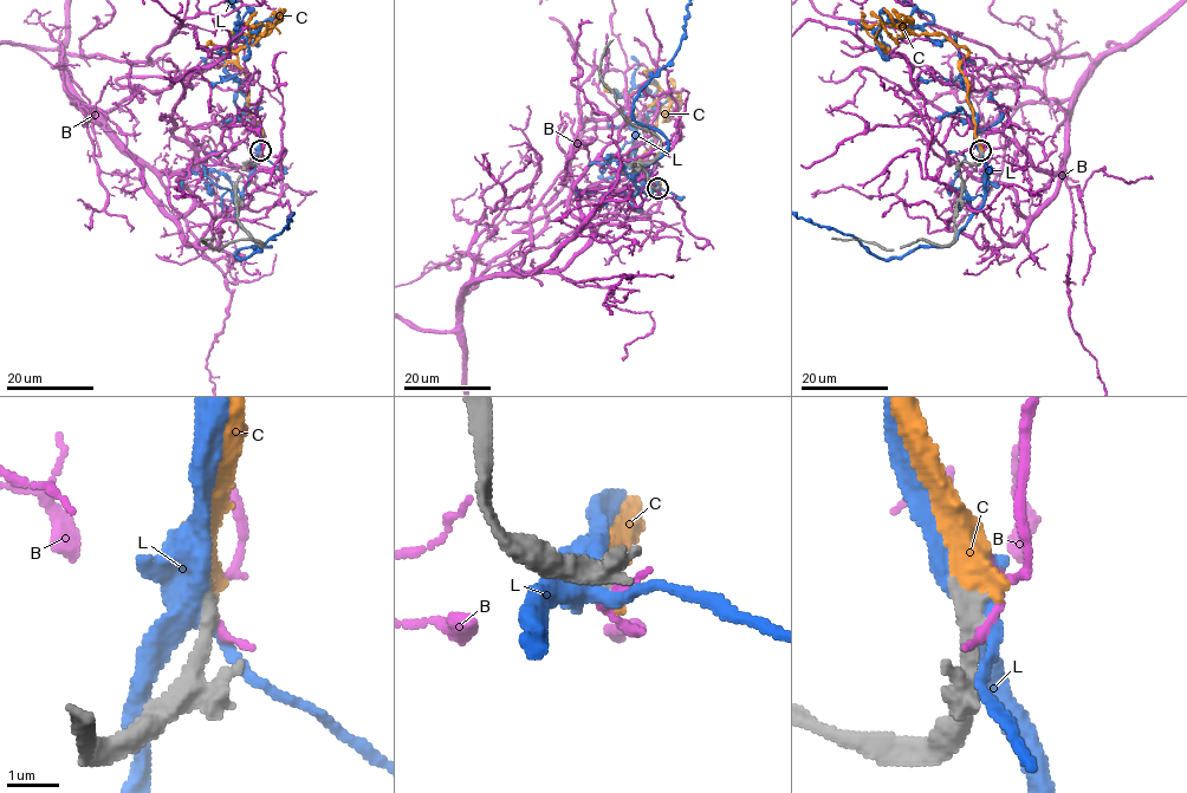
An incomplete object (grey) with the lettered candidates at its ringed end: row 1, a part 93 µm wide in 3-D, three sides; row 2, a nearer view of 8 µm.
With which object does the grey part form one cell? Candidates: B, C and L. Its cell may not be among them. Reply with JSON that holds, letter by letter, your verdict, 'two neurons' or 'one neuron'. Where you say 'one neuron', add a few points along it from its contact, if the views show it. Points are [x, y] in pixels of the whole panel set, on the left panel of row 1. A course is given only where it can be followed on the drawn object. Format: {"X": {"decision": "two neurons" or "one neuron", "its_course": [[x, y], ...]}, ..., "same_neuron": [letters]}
{"B": {"decision": "two neurons"}, "C": {"decision": "one neuron"}, "L": {"decision": "two neurons"}, "same_neuron": ["C"]}

